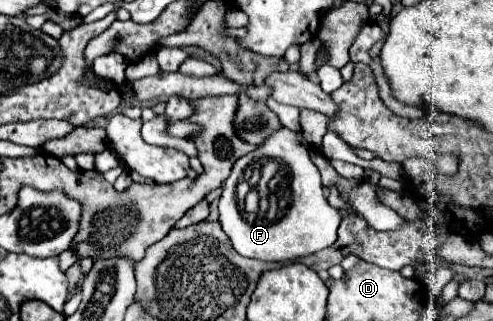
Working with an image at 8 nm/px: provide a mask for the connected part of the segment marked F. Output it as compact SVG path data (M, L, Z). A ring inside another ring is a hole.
M286 127L272 133L258 151L252 151L234 163L230 177L222 185L218 213L220 213L222 231L232 241L234 251L238 251L244 257L254 257L254 259L264 259L264 261L288 261L288 259L304 257L304 255L322 251L324 247L330 247L336 241L336 229L342 221L342 217L338 215L338 209L330 207L324 197L320 171L310 161L308 143L304 141L300 133L294 133ZM266 161L274 161L274 165L278 167L278 173L280 173L278 185L288 185L286 201L280 209L276 205L280 195L276 187L268 183L266 201L258 201L256 211L246 211L244 195L250 189L258 187L260 167L264 167Z

